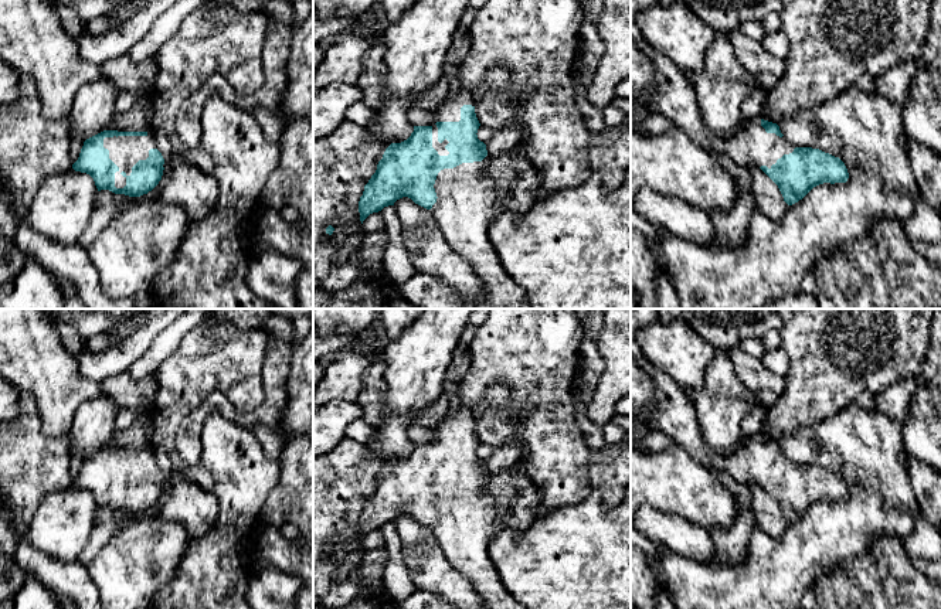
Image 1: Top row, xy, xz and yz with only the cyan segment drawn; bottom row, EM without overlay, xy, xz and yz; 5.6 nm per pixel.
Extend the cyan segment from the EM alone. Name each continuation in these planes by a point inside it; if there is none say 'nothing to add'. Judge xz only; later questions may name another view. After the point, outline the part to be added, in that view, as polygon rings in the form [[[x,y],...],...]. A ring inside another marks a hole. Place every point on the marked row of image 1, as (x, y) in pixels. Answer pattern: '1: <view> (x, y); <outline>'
1: xz (440, 148); [[[436,125],[432,126],[432,147],[438,152],[439,156],[448,156],[449,152],[445,149],[445,146],[449,142],[445,139],[442,143],[438,142],[438,127]]]

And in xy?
1: xy (125, 152); [[[153,130],[146,136],[113,136],[103,139],[103,147],[109,150],[109,159],[119,167],[115,173],[115,187],[123,188],[126,177],[139,160],[149,157],[149,150],[156,149]]]

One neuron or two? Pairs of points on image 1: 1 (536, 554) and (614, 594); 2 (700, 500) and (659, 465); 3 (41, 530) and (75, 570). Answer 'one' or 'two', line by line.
1: one
2: one
3: two

